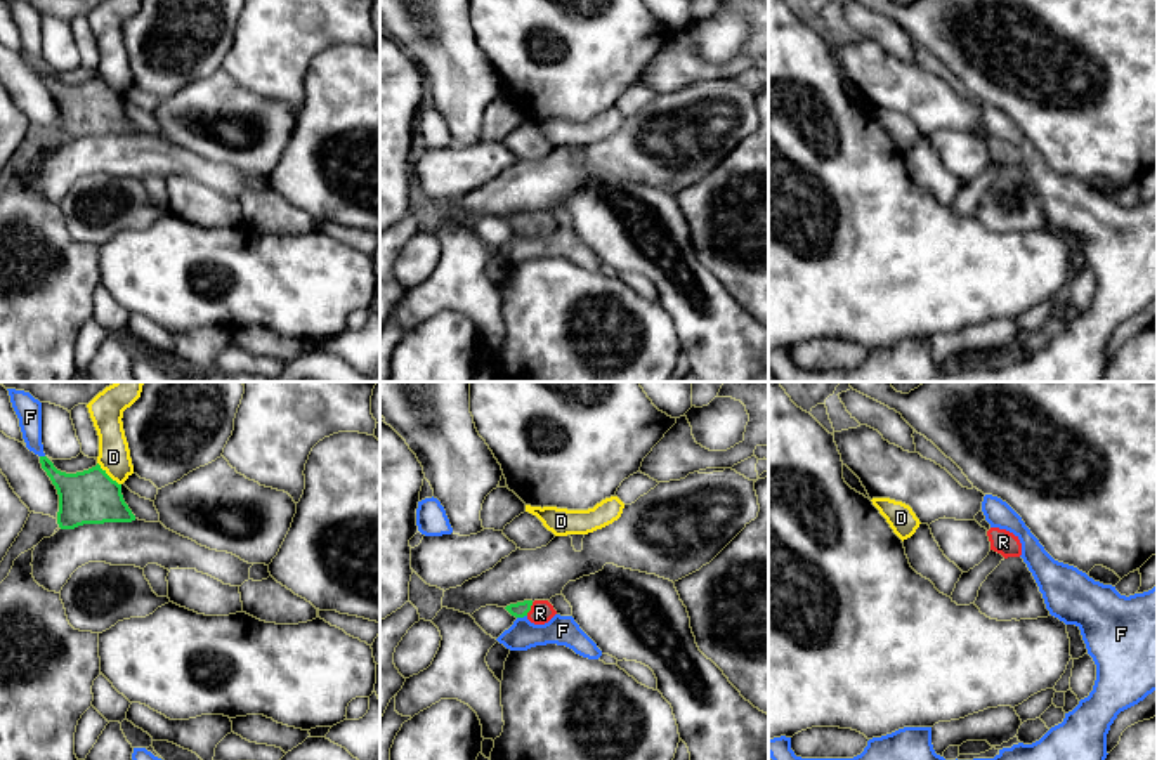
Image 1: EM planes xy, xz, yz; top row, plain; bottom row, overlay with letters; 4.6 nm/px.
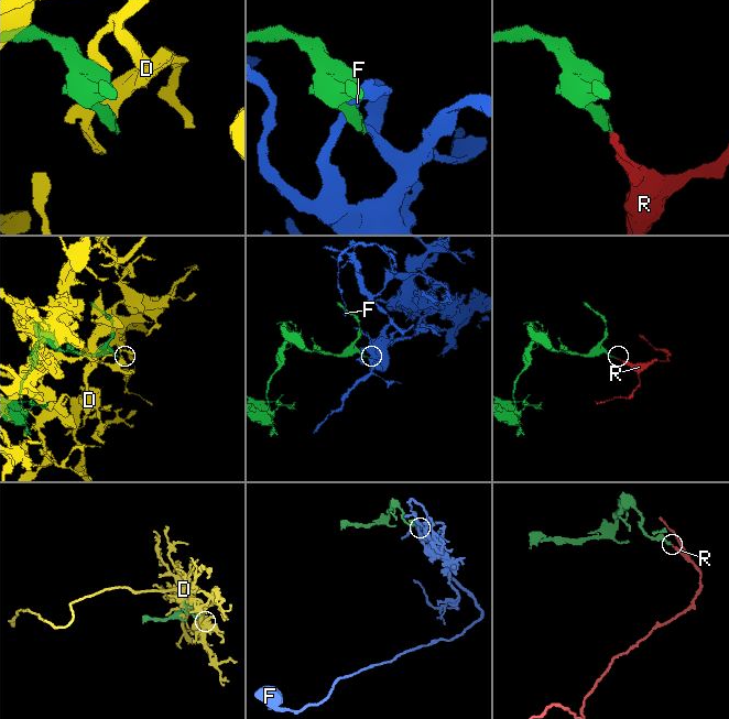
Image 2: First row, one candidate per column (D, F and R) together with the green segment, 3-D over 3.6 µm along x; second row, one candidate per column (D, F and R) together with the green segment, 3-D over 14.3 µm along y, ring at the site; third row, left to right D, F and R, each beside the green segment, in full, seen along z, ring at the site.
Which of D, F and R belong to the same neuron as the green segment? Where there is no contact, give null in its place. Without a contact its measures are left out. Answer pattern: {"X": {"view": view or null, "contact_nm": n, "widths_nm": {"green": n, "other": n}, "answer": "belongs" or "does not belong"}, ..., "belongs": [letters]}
{"D": {"view": "xy", "contact_nm": 160, "widths_nm": {"green": 260, "other": 140}, "answer": "does not belong"}, "F": {"view": "xz", "contact_nm": 50, "widths_nm": {"green": 70, "other": 140}, "answer": "does not belong"}, "R": {"view": "xz", "contact_nm": 70, "widths_nm": {"green": 70, "other": 110}, "answer": "belongs"}, "belongs": ["R"]}

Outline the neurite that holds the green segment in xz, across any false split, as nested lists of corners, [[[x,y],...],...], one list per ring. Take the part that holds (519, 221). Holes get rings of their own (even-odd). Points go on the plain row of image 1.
[[[524,212],[505,219],[515,229],[527,229],[534,236],[548,234],[557,222],[548,212]]]

